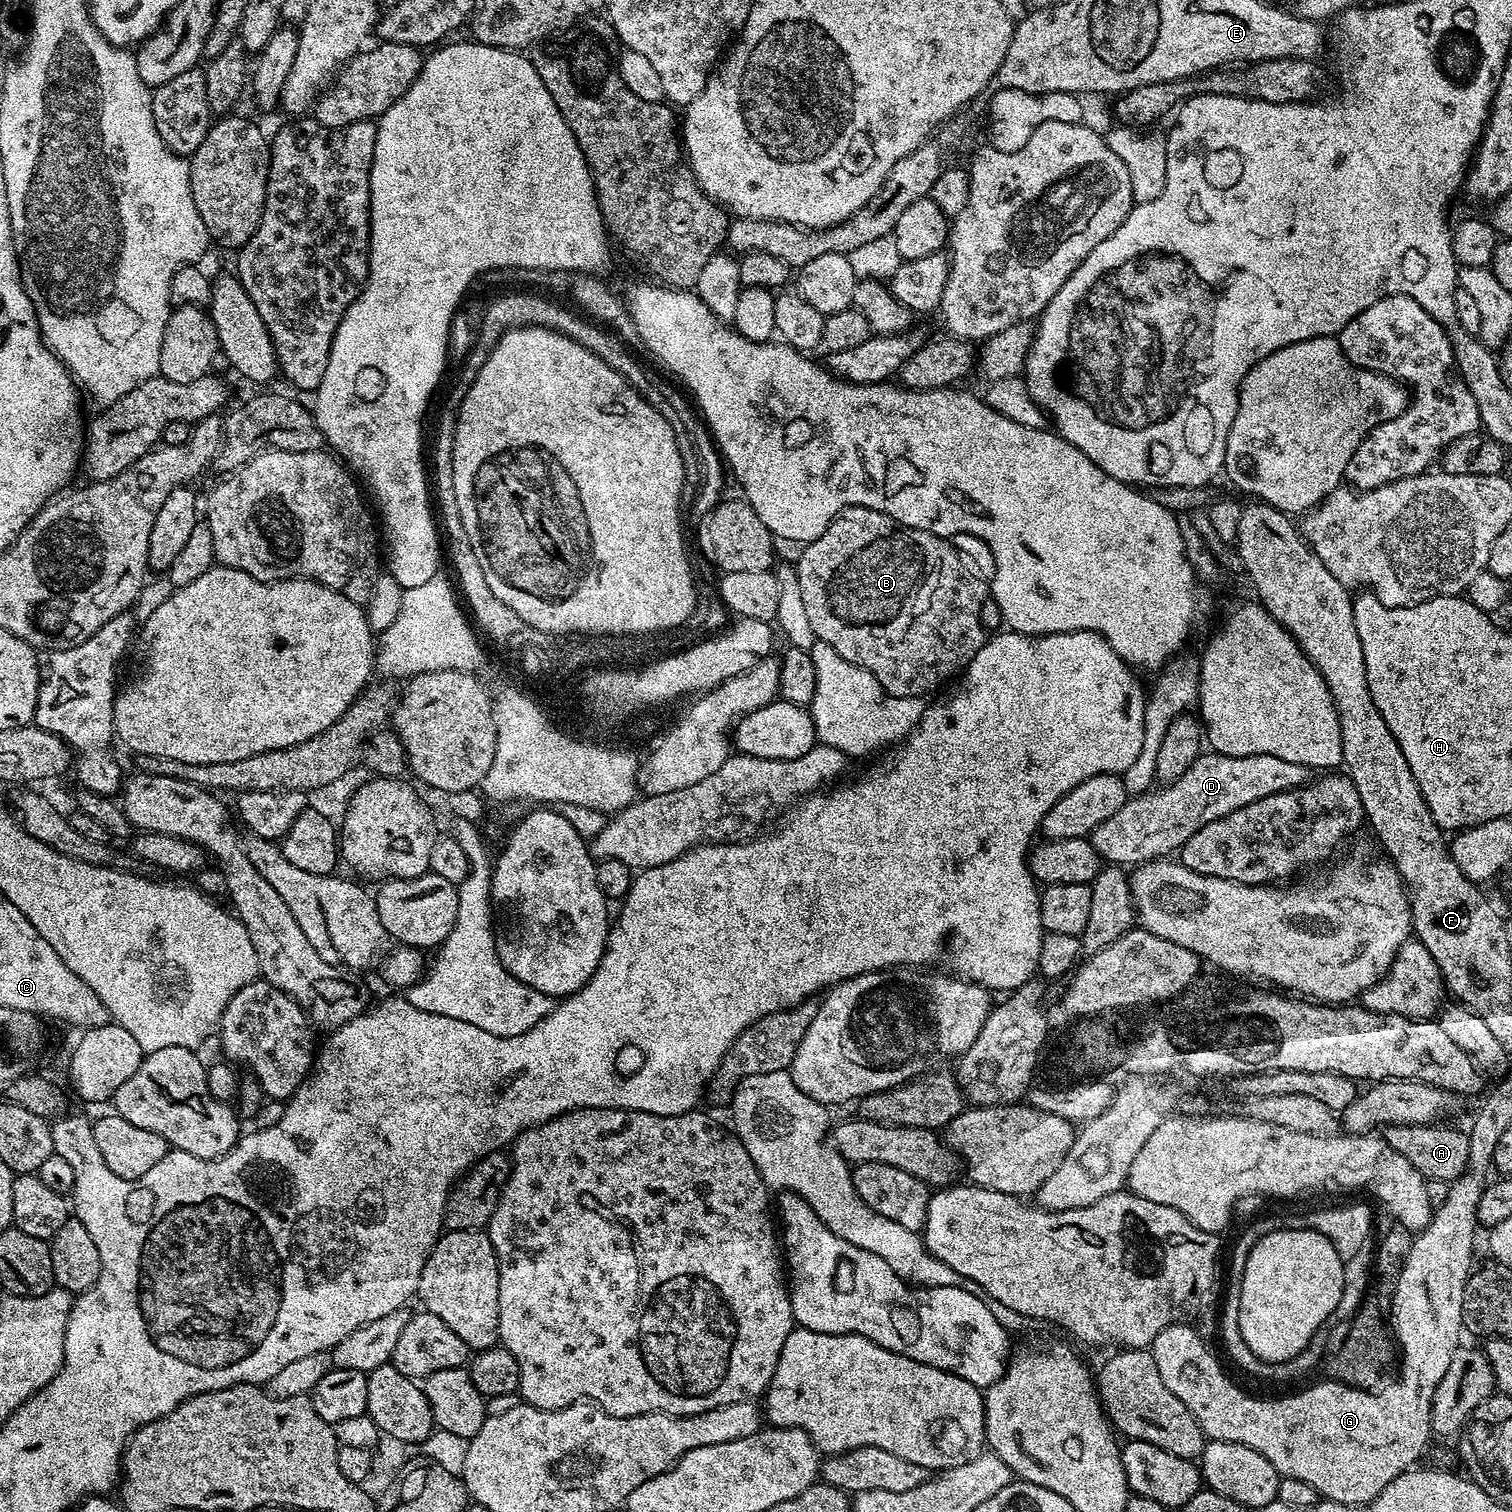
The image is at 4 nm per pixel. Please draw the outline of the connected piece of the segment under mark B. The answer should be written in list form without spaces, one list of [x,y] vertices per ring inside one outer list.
[[[844,508],[832,519],[830,526],[826,526],[826,530],[817,540],[811,540],[809,544],[805,544],[799,549],[800,560],[795,561],[799,585],[802,588],[803,605],[806,608],[806,616],[813,628],[815,639],[821,644],[834,646],[834,650],[838,650],[838,654],[842,654],[842,658],[846,658],[851,664],[862,666],[867,672],[874,674],[876,681],[884,687],[884,691],[889,692],[892,696],[924,698],[927,697],[927,692],[935,693],[937,691],[935,688],[939,684],[947,685],[953,677],[963,673],[968,663],[974,658],[974,654],[978,654],[978,650],[982,650],[982,646],[986,642],[986,629],[980,617],[986,599],[986,584],[984,588],[983,582],[978,577],[971,576],[964,569],[964,564],[960,561],[960,556],[952,544],[955,543],[943,536],[935,536],[926,530],[914,530],[910,526],[902,526],[894,518],[890,518],[878,510]]]

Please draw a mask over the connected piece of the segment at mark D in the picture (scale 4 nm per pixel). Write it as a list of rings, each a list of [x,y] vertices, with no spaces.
[[[1209,751],[1200,755],[1186,774],[1176,780],[1153,787],[1140,796],[1129,796],[1122,810],[1099,824],[1090,839],[1101,861],[1112,866],[1135,866],[1168,858],[1179,853],[1180,847],[1194,838],[1202,826],[1226,814],[1234,814],[1234,810],[1242,810],[1242,806],[1250,806],[1250,802],[1258,802],[1258,798],[1300,788],[1309,780],[1310,769],[1306,766],[1274,758],[1274,754],[1222,756]]]

